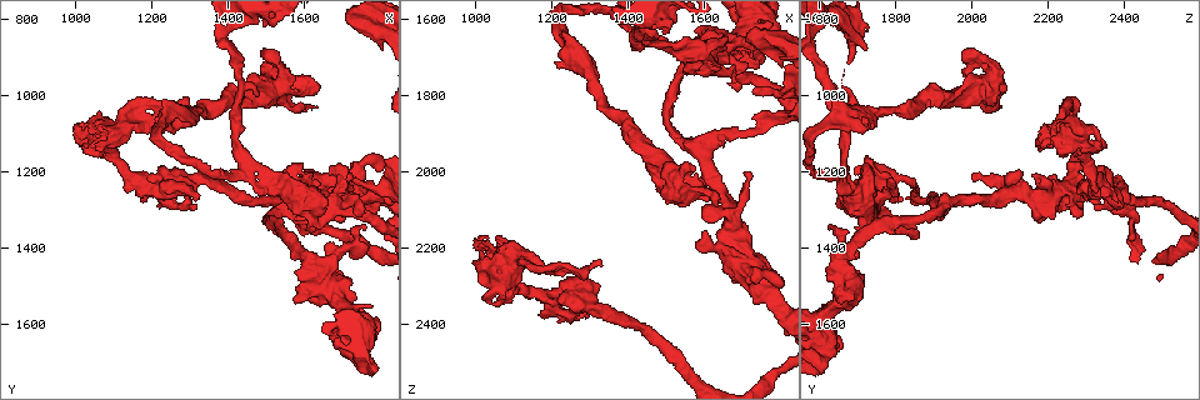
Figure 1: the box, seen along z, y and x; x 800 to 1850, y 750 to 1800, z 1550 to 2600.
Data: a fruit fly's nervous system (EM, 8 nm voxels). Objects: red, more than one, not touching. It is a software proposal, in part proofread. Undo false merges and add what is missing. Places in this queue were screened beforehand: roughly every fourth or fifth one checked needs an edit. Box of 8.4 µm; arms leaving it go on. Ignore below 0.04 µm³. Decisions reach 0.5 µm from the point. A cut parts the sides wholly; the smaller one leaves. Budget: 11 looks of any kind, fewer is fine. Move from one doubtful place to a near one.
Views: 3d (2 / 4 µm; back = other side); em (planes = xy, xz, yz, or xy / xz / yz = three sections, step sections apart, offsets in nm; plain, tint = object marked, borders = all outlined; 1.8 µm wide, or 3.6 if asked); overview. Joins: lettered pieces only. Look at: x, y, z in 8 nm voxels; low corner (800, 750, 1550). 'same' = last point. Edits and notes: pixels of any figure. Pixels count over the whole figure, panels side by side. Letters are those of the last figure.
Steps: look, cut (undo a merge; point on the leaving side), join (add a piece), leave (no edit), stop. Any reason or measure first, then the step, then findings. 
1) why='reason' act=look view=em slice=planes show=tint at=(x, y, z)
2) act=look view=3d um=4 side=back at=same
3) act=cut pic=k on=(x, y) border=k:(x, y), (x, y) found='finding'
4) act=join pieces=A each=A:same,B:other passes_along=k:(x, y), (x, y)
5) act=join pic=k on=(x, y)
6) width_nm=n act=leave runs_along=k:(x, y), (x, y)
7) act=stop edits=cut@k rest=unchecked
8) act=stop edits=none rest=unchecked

why='free end' act=look view=em slice=xz step=4 show=borders at=(1330, 1265, 2305)

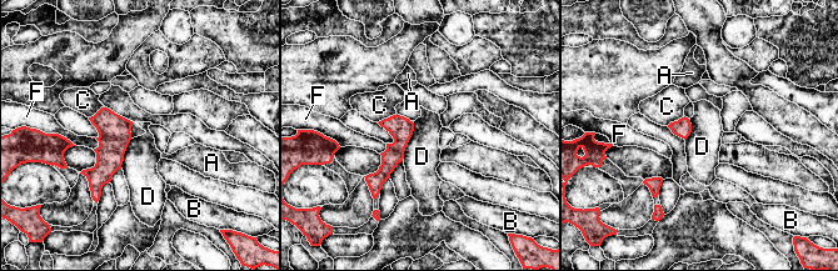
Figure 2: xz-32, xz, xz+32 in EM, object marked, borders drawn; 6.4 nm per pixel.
act=look view=em slice=xy step=8 show=borders at=same

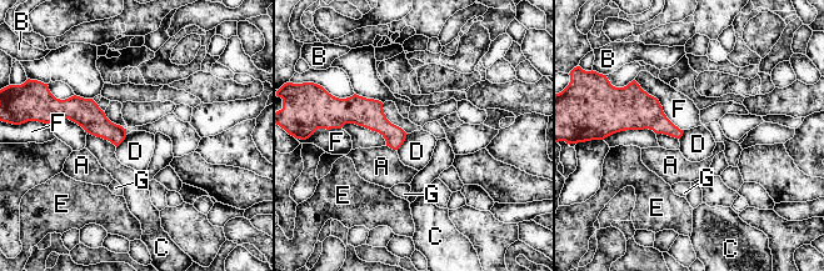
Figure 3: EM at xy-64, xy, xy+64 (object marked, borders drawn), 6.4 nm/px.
act=leave each=A:other,B:other,C:other,D:other,E:other,F:other,G:other border=3:(408, 134), (404, 142), (396, 150) found='none of them fits'

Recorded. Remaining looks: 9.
why='thick turns thin' act=look view=em slice=xz step=8 show=tint at=(1700, 1260, 1900)

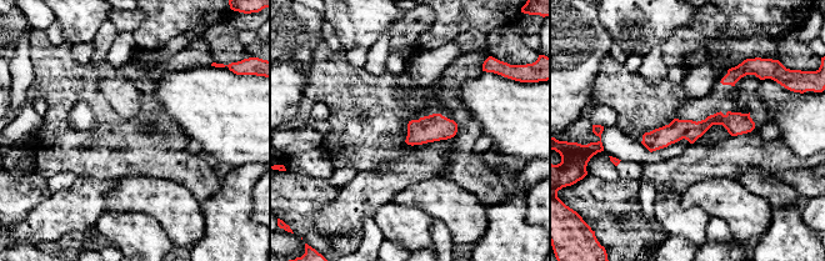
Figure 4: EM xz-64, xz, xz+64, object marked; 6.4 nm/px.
why='cut it another way' act=look view=em slice=planes show=borders at=same

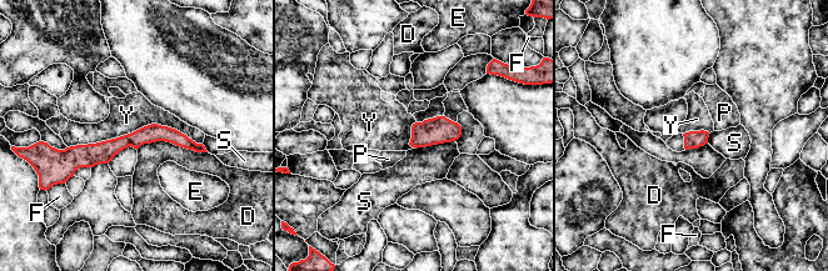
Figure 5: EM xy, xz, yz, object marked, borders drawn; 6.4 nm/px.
longest_contact=Y:850nm act=leave each=D:other,E:other,F:other,P:other,S:other,Y:other border=5:(201, 142), (148, 124), (68, 147) found='one neuron here'

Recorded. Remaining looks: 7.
why='free end' act=look view=em slice=yz step=4 show=borders at=(1575, 960, 2000)

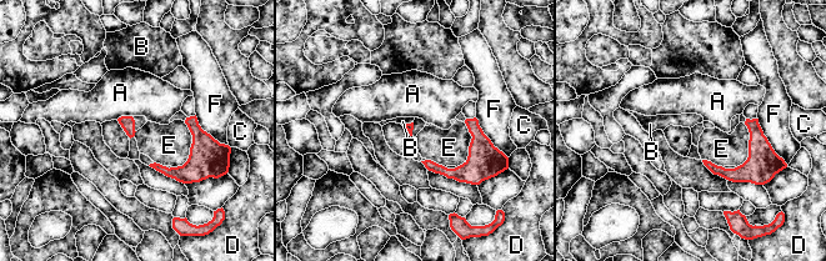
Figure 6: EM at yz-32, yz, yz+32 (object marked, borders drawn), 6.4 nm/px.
longest_contact=E:320nm act=leave each=A:other,B:other,C:other,D:other,E:other,F:other border=6:(184, 121), (190, 154), (171, 167) found='none of them fits'

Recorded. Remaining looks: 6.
why='an open end' act=look view=3d um=2 at=(1050, 1145, 2175)

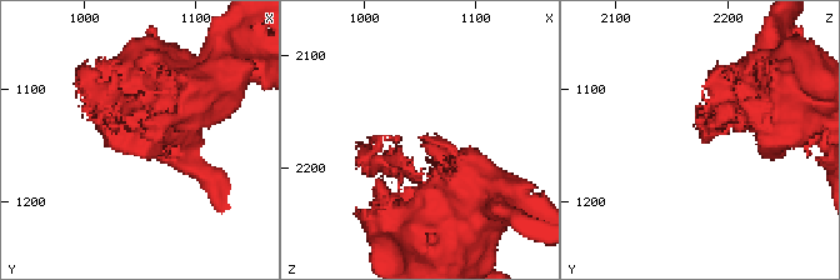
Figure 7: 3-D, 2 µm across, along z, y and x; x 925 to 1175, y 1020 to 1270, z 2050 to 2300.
why='need the tissue' act=look view=em slice=planes show=borders at=(1056, 1144, 2178)

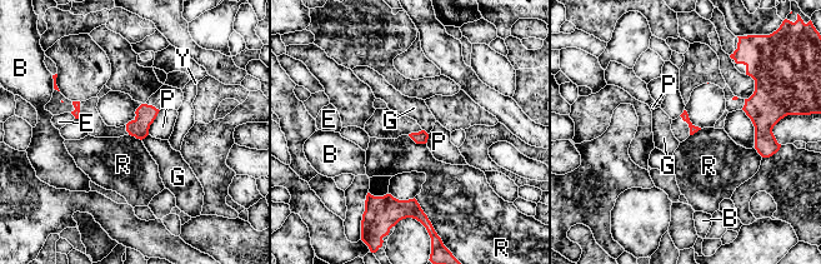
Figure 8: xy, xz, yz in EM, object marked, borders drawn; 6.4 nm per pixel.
act=leave each=B:other,E:other,G:other,P:other,R:other,Y:other border=8:(414, 198), (429, 219) found='none of them fits'

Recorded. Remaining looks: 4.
why='touches itself' act=look view=em slice=planes show=borders at=(1260, 1030, 2260)

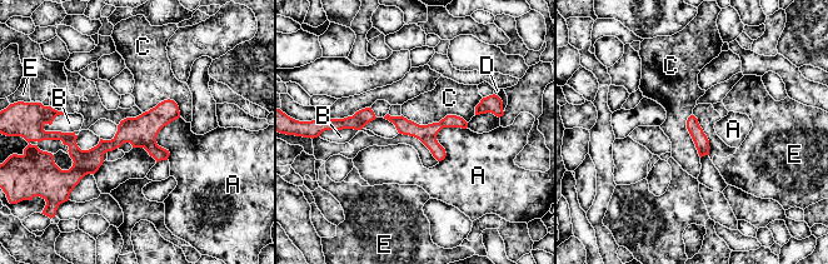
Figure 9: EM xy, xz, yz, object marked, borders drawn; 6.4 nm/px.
act=leave each=A:other,B:other,C:other,D:other,E:other runs_along=9:(176, 114), (95, 154), (60, 137) found='continuous, no second neuron'

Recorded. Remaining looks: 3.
act=stop edits=none rest=unchecked

